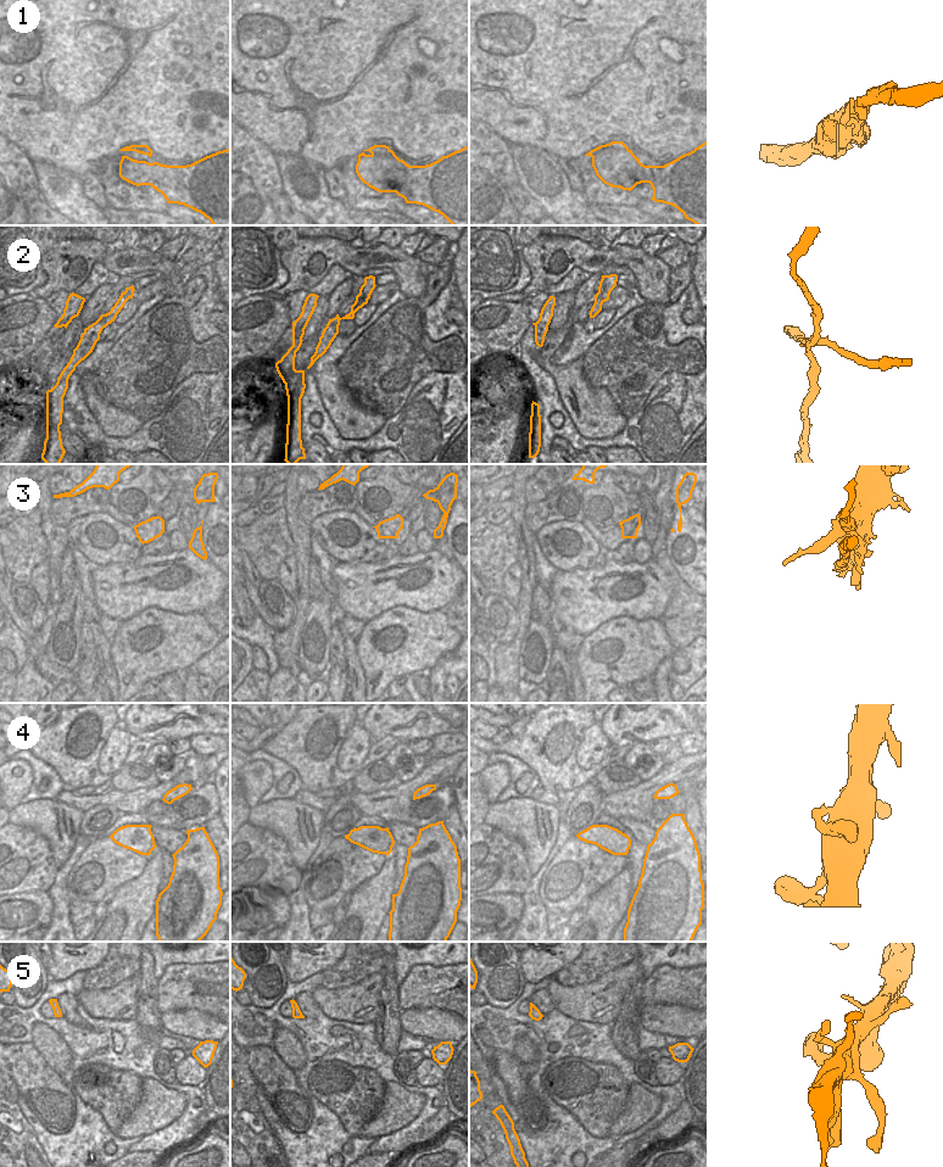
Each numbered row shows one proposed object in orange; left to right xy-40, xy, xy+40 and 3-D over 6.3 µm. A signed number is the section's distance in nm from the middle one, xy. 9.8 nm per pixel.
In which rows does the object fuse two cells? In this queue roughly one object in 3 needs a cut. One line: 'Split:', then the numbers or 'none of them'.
Split: 3

